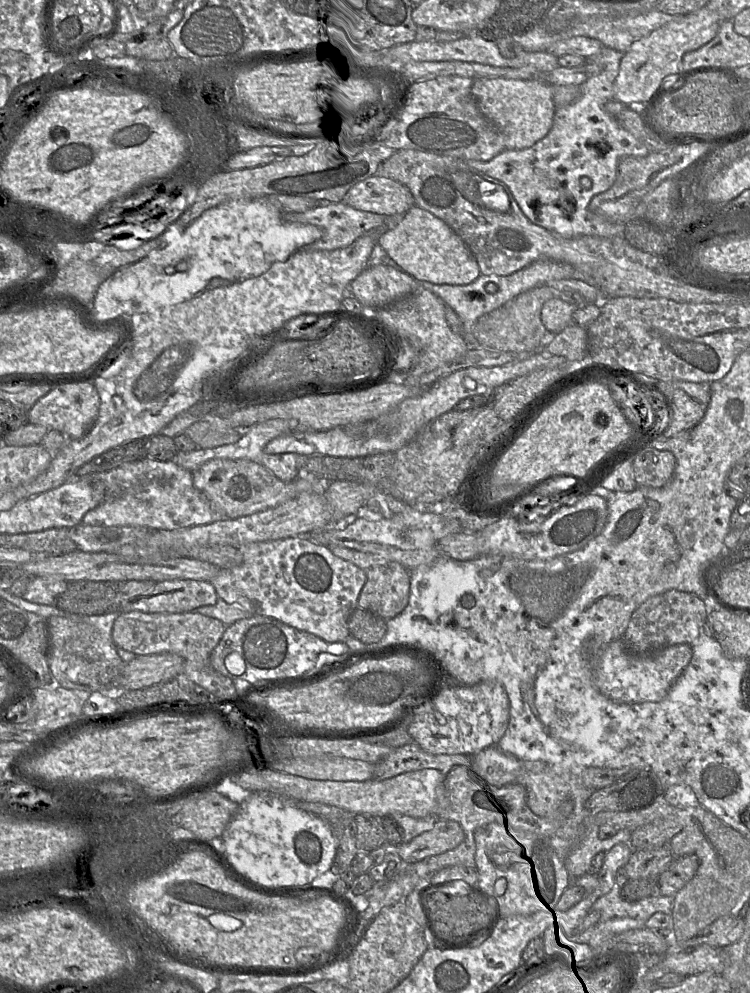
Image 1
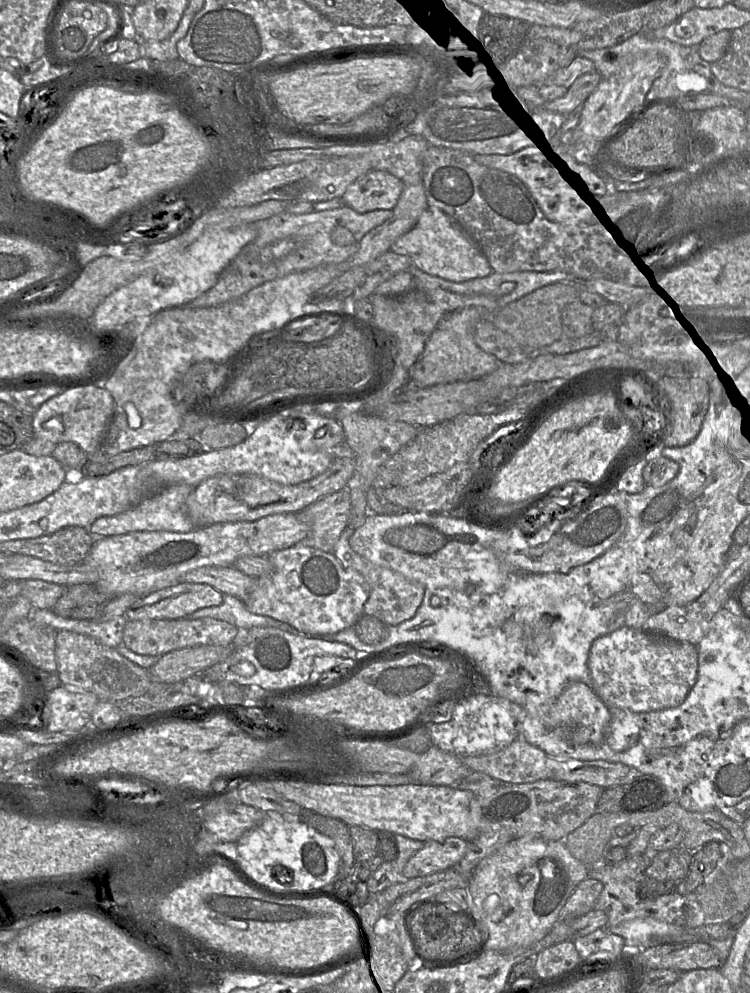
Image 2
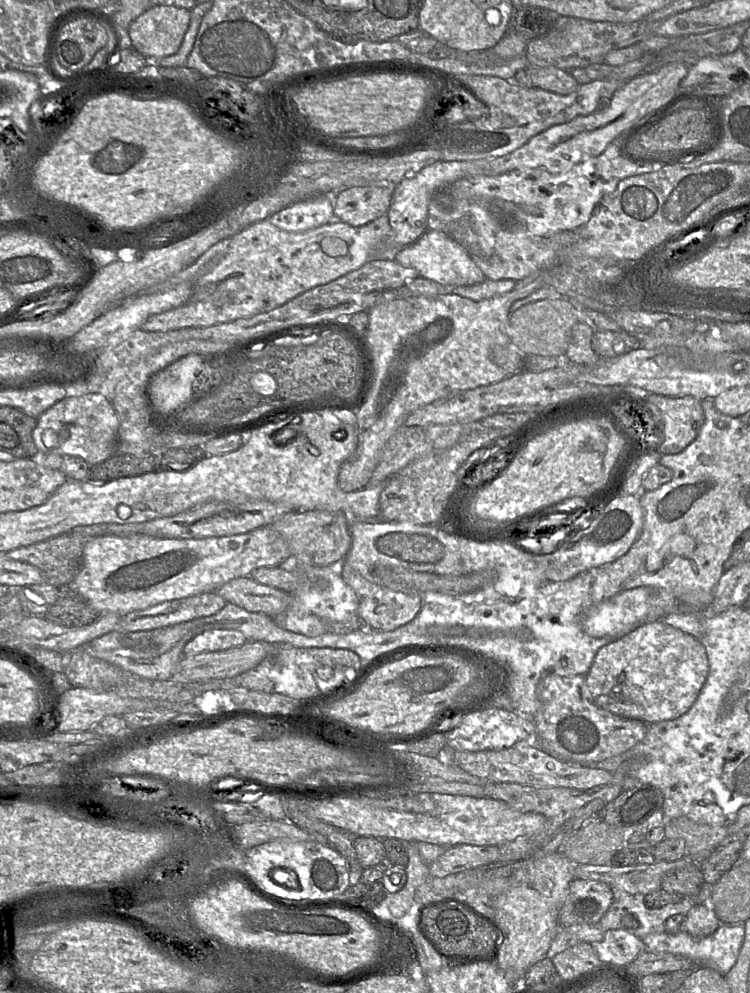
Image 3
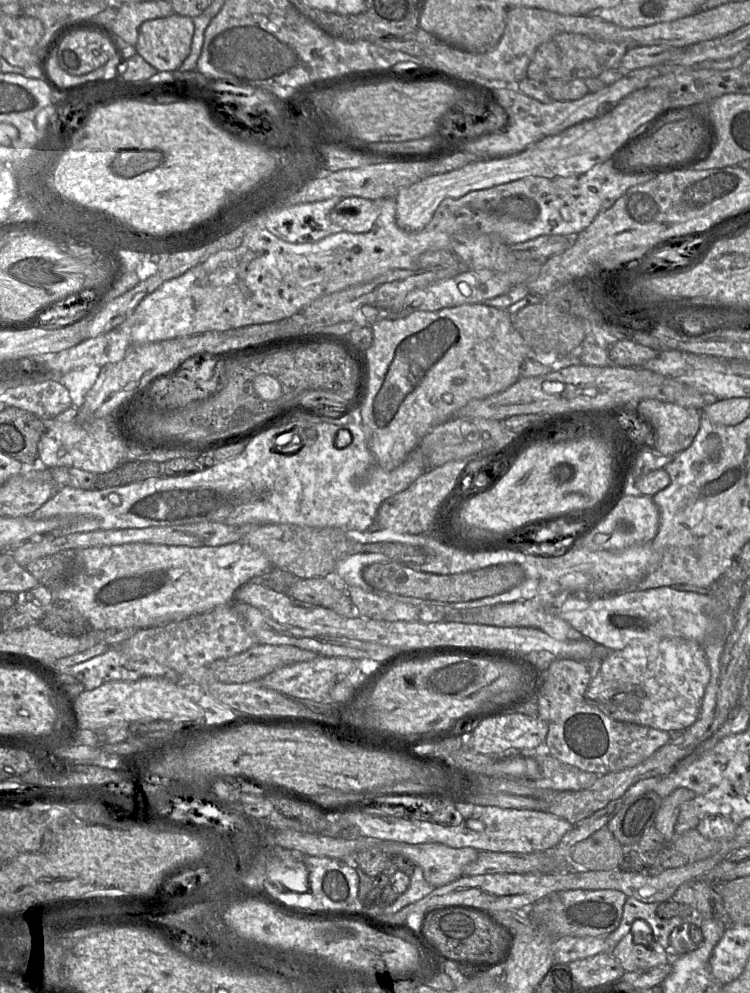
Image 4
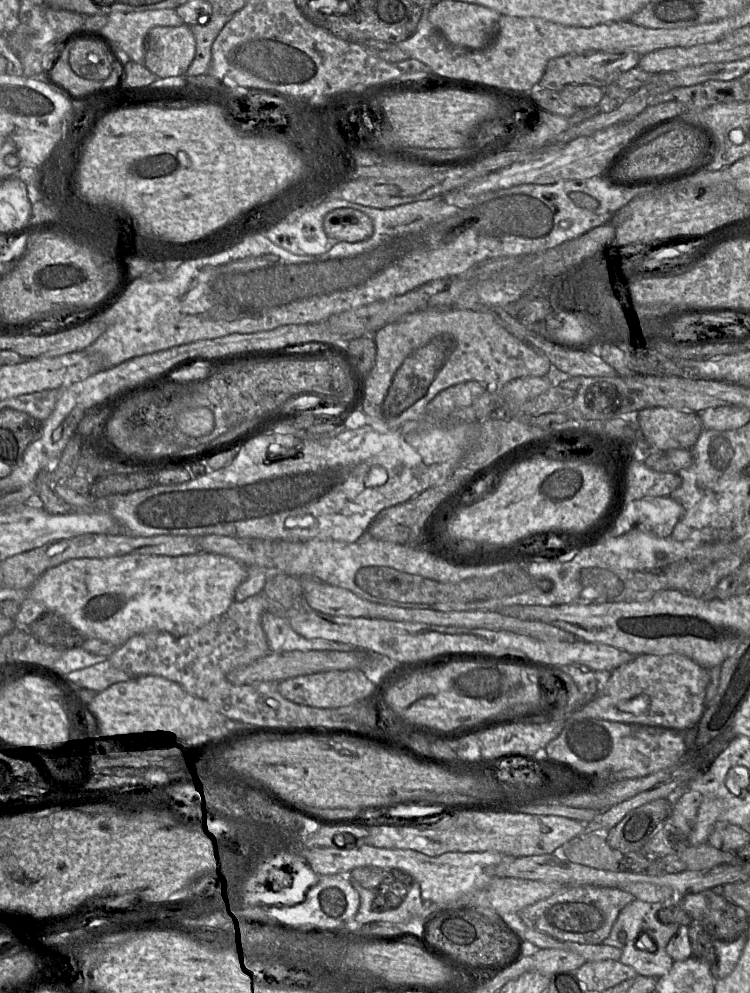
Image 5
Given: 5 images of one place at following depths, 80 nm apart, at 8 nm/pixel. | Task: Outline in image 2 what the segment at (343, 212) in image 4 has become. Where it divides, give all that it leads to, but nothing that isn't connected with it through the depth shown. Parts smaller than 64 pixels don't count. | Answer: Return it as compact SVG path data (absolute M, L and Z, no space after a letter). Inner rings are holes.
M372 170L349 185L341 202L359 213L392 210L403 188L403 181L393 174Z

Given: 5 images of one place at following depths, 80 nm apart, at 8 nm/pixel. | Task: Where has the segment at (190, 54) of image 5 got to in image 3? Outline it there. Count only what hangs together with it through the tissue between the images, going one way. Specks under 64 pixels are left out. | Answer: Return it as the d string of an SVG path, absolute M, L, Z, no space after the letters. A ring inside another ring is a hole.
M172 4L151 7L129 25L133 48L146 58L163 58L176 53L190 18L189 9Z

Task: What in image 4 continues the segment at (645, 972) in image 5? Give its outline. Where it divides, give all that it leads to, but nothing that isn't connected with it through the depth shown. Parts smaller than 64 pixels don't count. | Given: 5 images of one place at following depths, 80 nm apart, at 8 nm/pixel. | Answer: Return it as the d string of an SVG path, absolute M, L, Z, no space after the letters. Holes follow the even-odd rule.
M629 932L611 950L611 955L621 964L626 972L647 970L671 962L670 955L663 946L653 939L652 934L648 943L646 938L641 937L641 939L644 940L644 943L637 943L635 935Z

